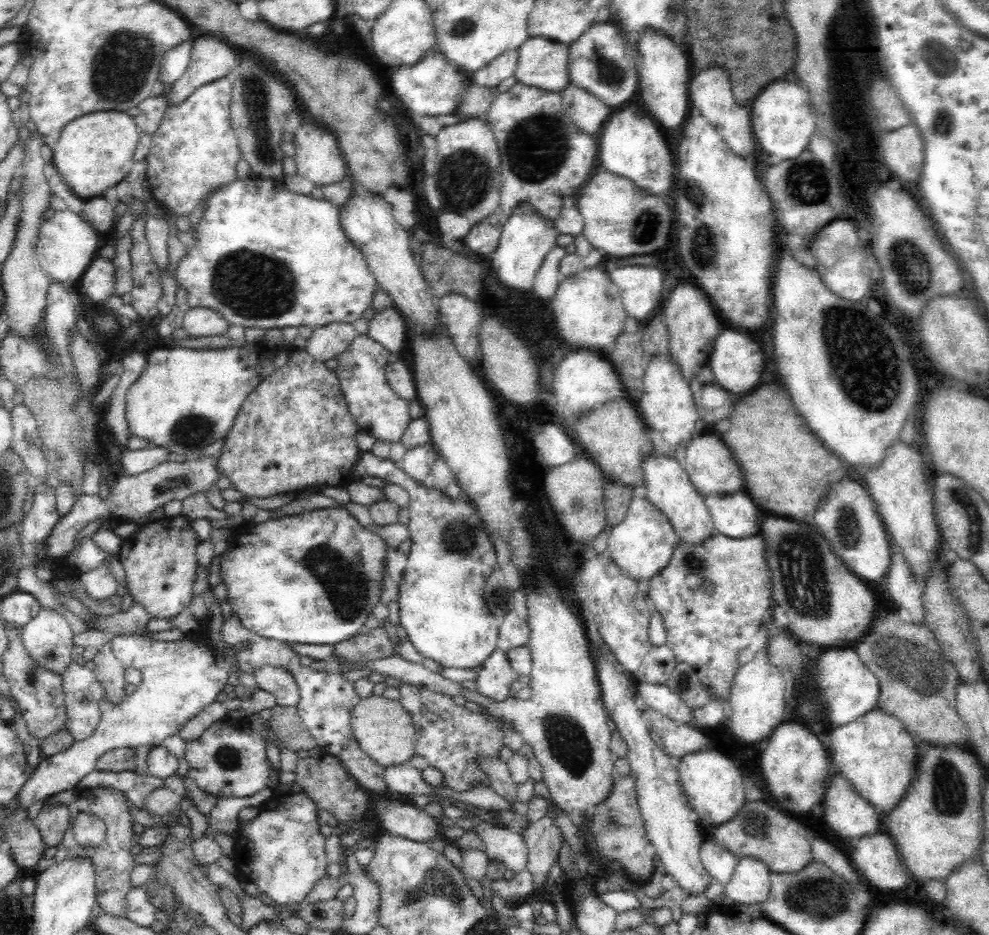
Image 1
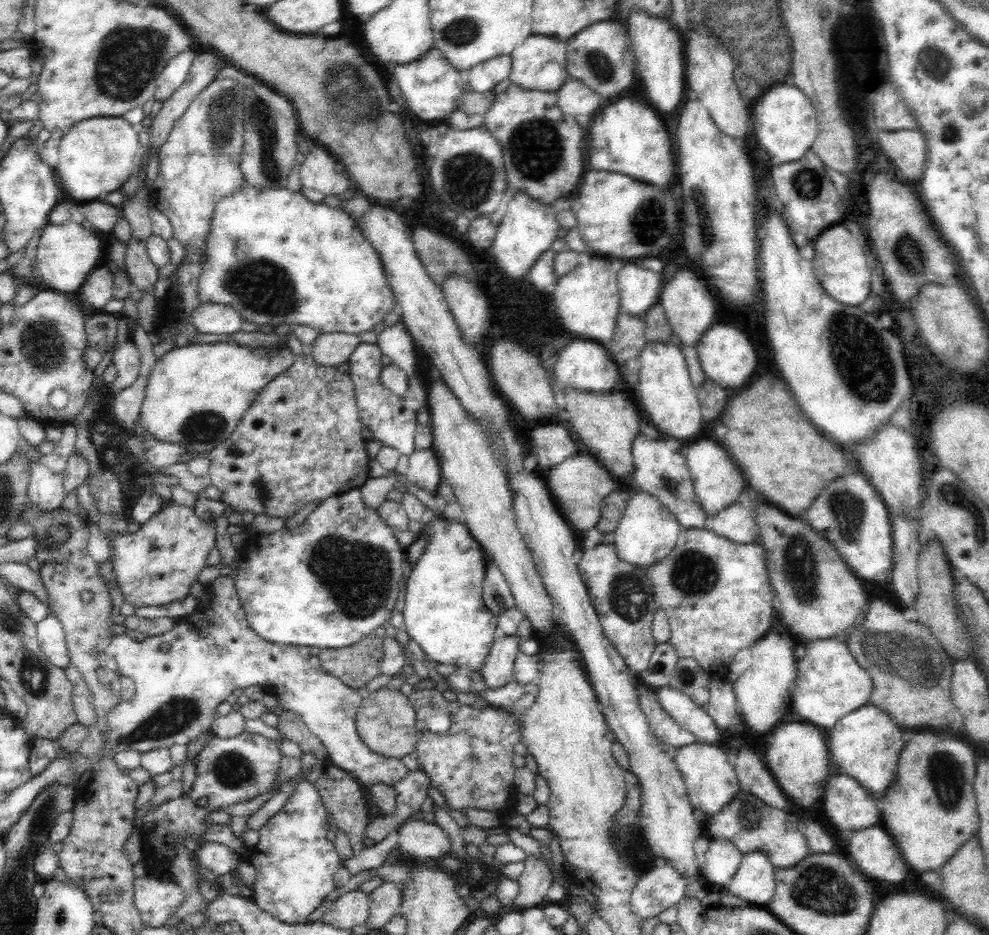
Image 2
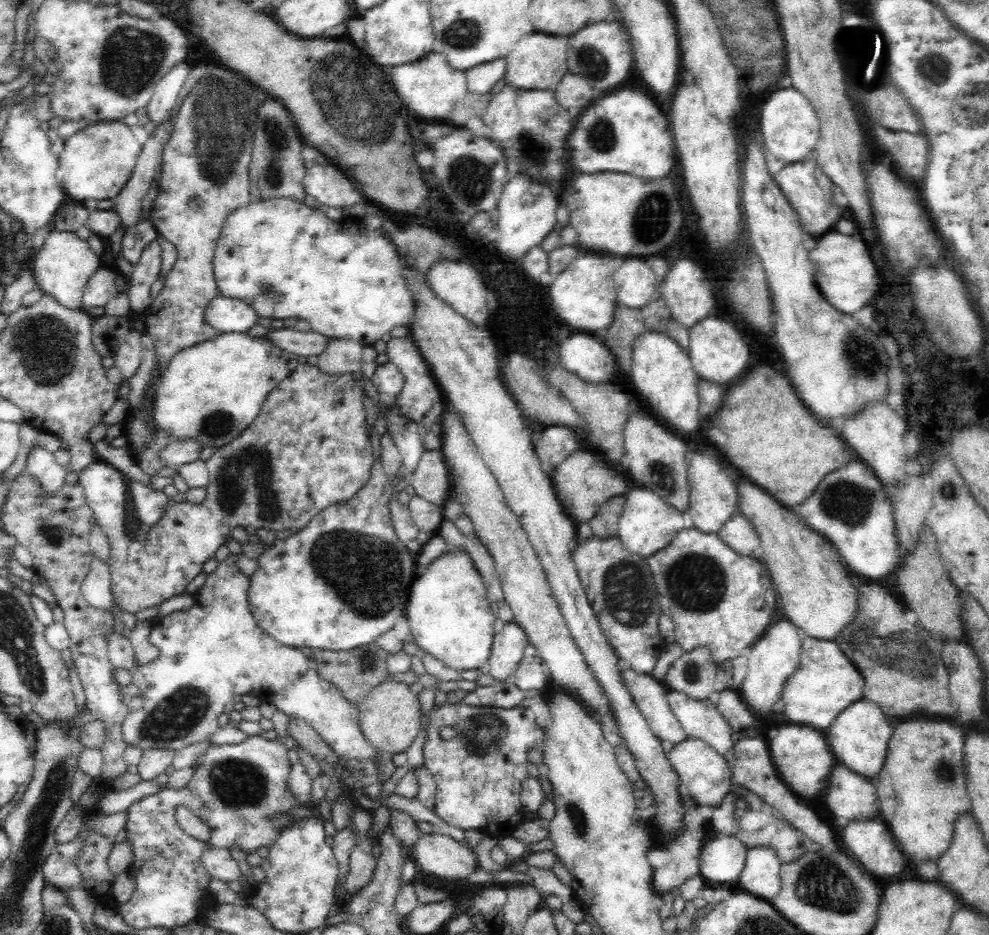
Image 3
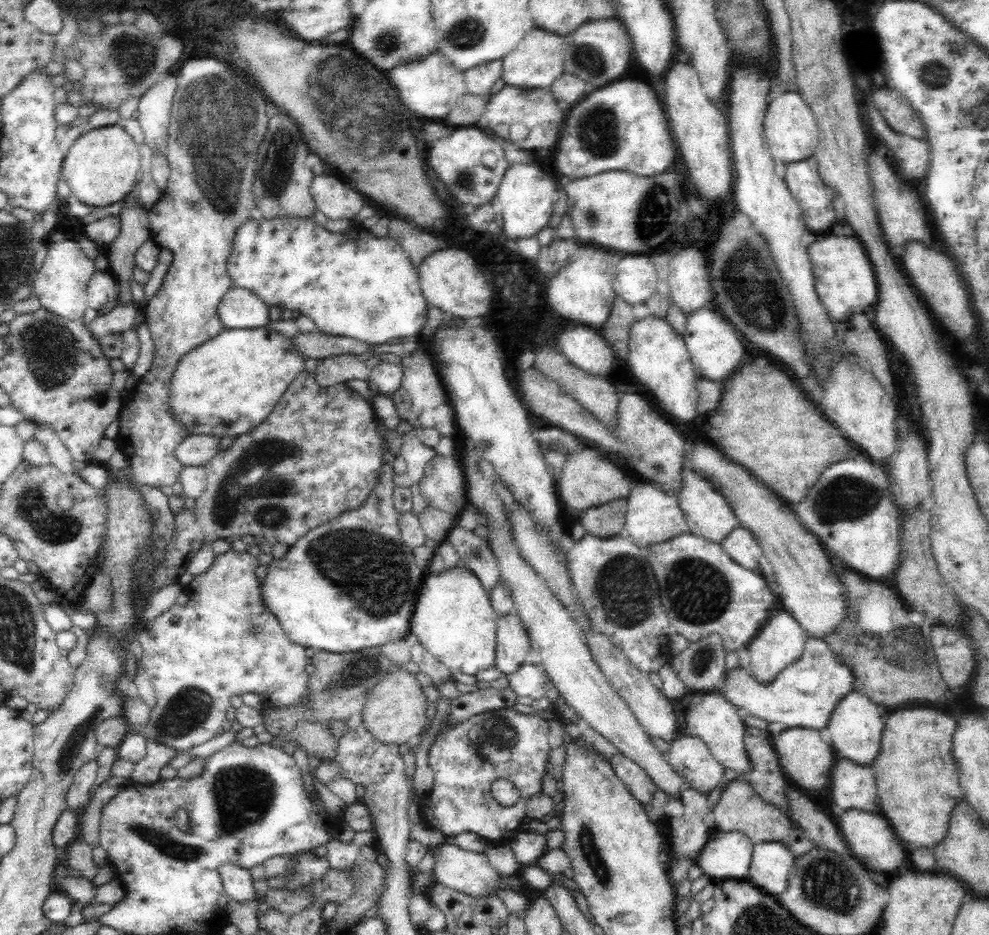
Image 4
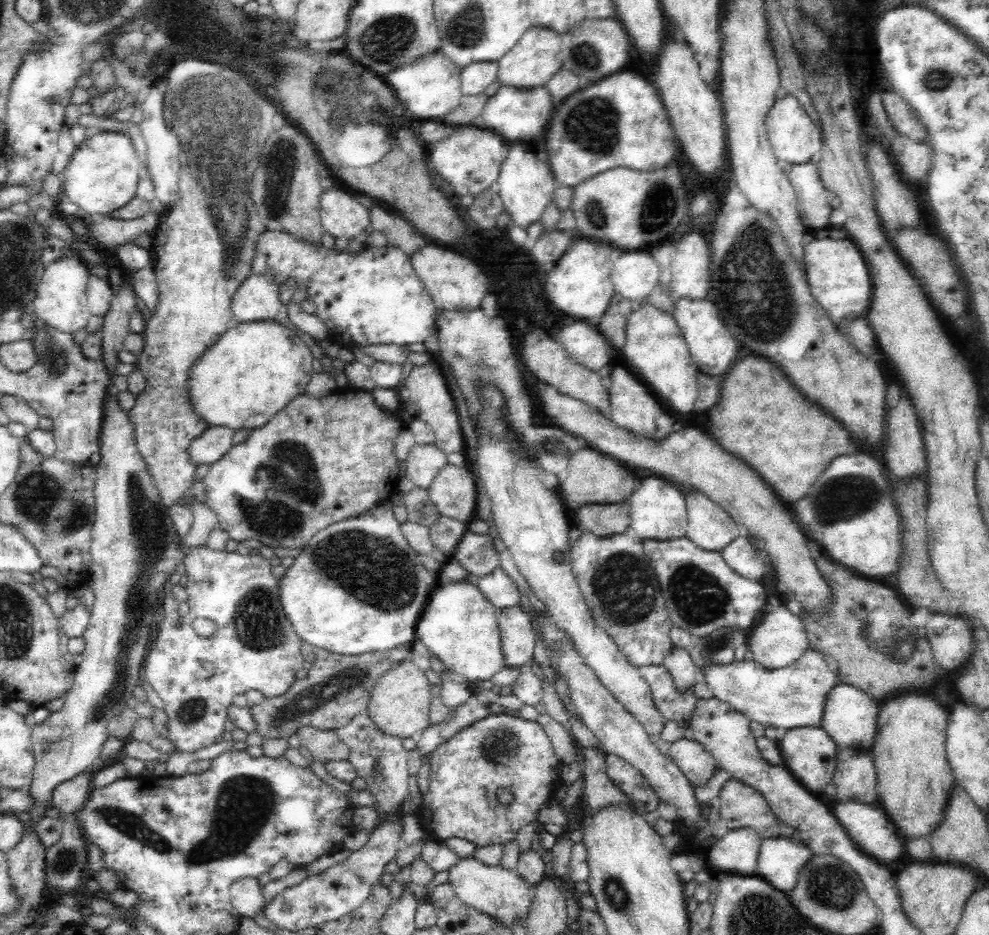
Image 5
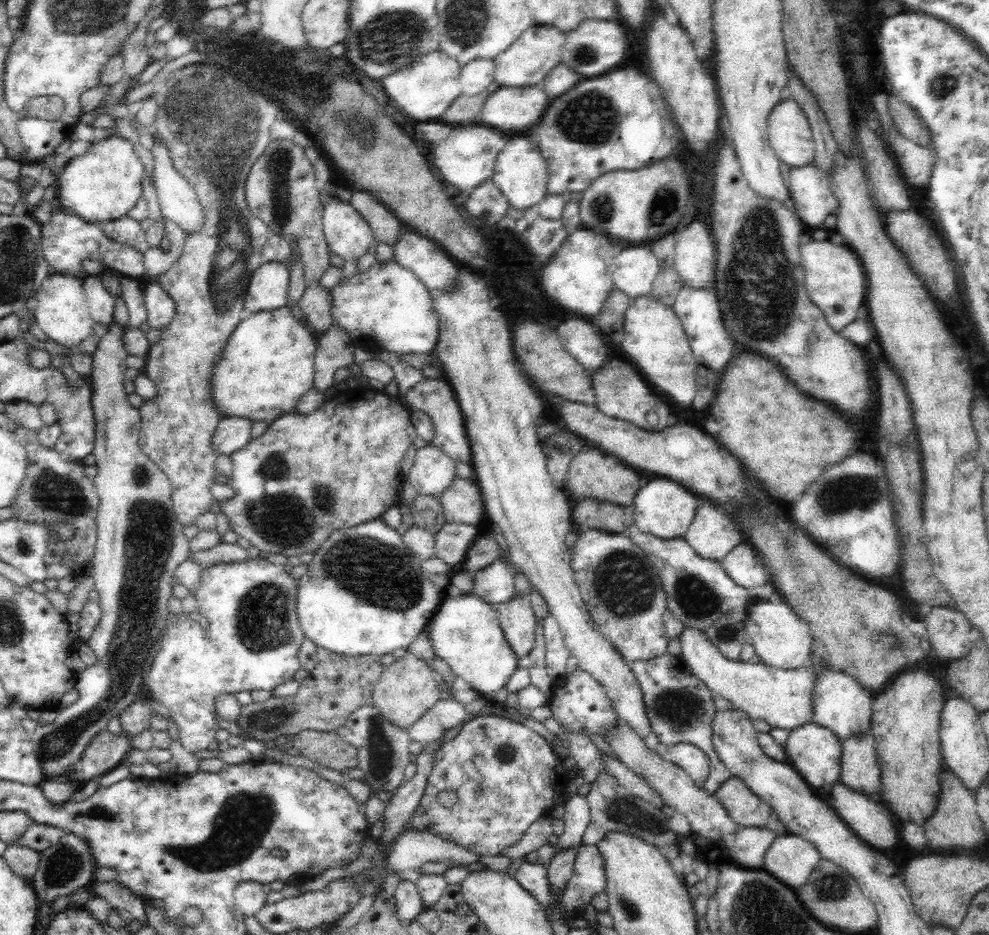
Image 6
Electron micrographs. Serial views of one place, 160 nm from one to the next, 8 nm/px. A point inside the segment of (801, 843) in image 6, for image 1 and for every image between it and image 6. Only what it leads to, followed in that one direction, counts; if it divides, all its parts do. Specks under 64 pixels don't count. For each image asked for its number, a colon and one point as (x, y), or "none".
1: (750, 884)
2: (754, 881)
3: (761, 876)
4: (771, 863)
5: (780, 859)

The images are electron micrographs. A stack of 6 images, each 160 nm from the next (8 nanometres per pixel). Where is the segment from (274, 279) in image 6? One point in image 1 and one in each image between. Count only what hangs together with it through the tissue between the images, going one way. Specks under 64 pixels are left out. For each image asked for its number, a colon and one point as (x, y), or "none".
1: (199, 321)
2: (213, 317)
3: (225, 314)
4: (239, 308)
5: (257, 298)

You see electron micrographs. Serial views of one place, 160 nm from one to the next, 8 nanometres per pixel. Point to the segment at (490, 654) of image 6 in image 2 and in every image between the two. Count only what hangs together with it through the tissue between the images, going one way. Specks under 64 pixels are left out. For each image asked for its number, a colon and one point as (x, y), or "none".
2: (444, 612)
3: (450, 616)
4: (453, 618)
5: (458, 625)

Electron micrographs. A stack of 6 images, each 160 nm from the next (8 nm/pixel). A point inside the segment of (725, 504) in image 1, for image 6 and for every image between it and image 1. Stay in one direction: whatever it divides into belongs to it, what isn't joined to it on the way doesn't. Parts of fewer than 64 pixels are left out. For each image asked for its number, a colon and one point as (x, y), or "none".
2: (735, 523)
3: (738, 534)
4: (740, 545)
5: (741, 556)
6: (743, 565)

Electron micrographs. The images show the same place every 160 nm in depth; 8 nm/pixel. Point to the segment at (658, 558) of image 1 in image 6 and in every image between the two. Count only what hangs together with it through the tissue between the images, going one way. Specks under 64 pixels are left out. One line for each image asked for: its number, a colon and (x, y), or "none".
2: (646, 533)
3: (648, 523)
4: (653, 515)
5: (658, 510)
6: (663, 508)

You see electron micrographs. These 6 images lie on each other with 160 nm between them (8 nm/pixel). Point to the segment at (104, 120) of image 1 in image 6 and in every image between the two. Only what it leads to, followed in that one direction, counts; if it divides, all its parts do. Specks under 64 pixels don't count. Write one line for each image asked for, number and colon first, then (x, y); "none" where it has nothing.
2: (96, 156)
3: (96, 162)
4: (101, 167)
5: (102, 176)
6: (103, 184)

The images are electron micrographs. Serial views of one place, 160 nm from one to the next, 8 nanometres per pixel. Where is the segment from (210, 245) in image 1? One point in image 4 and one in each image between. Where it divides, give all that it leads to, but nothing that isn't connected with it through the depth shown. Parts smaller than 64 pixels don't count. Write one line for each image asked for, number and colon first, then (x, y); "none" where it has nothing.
2: (273, 255)
3: (287, 260)
4: (355, 284)

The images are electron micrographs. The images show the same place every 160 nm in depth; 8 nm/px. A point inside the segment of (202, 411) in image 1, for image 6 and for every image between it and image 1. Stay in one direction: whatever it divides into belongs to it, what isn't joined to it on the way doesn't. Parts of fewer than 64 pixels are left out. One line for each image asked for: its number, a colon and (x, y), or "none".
2: (197, 395)
3: (212, 391)
4: (226, 387)
5: (255, 369)
6: (266, 367)

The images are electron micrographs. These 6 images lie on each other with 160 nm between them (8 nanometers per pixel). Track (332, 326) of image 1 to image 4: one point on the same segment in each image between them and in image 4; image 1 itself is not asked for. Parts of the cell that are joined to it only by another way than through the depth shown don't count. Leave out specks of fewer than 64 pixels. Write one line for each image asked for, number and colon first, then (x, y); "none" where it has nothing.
2: (331, 349)
3: (341, 356)
4: (334, 370)

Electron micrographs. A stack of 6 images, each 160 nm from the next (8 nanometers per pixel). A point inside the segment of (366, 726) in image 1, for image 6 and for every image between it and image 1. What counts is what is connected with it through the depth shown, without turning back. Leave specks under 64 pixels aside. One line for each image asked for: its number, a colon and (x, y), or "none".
2: (386, 721)
3: (389, 716)
4: (395, 711)
5: (399, 704)
6: (406, 689)

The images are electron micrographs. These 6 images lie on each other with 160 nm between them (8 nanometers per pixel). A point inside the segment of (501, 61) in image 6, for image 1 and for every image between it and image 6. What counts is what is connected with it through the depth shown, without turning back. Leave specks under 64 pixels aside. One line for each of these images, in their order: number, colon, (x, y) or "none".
1: (543, 63)
2: (540, 62)
3: (538, 61)
4: (536, 62)
5: (536, 58)

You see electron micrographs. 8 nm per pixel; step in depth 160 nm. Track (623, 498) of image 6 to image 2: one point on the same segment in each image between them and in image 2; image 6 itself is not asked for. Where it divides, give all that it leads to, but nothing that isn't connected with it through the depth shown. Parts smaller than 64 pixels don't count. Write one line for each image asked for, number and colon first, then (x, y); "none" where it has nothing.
2: (578, 485)
3: (583, 481)
4: (588, 479)
5: (592, 477)

